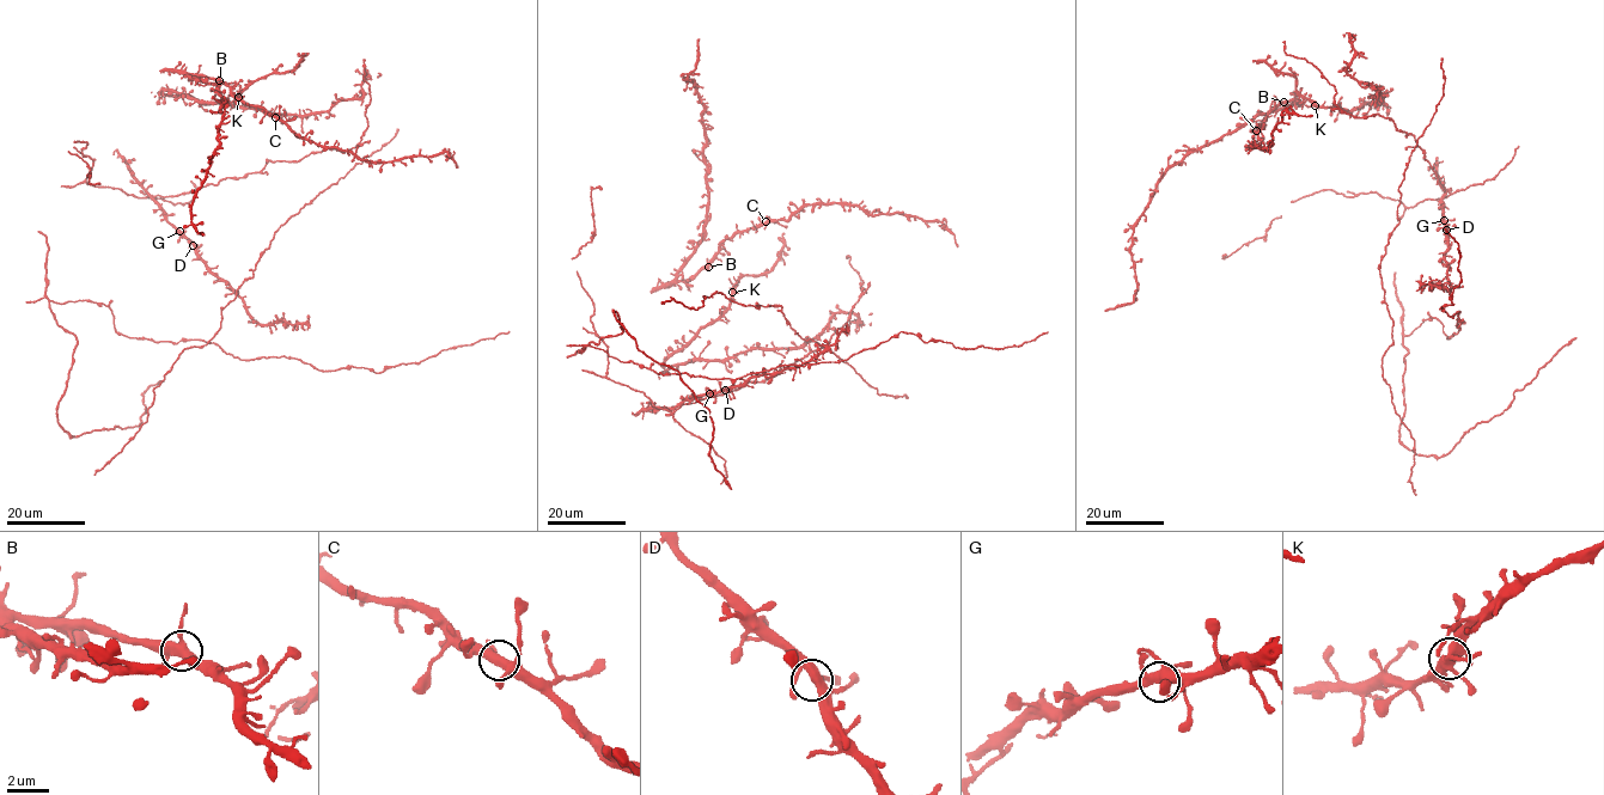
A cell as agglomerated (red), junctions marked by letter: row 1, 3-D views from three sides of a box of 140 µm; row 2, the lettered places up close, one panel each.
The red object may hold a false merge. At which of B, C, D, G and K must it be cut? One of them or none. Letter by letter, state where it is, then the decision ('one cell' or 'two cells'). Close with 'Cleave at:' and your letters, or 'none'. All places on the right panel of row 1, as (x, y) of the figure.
B: at (1284, 102); one cell
C: at (1256, 130); one cell
D: at (1446, 230); one cell
G: at (1444, 220); one cell
K: at (1315, 105); one cell
Cleave at: none

